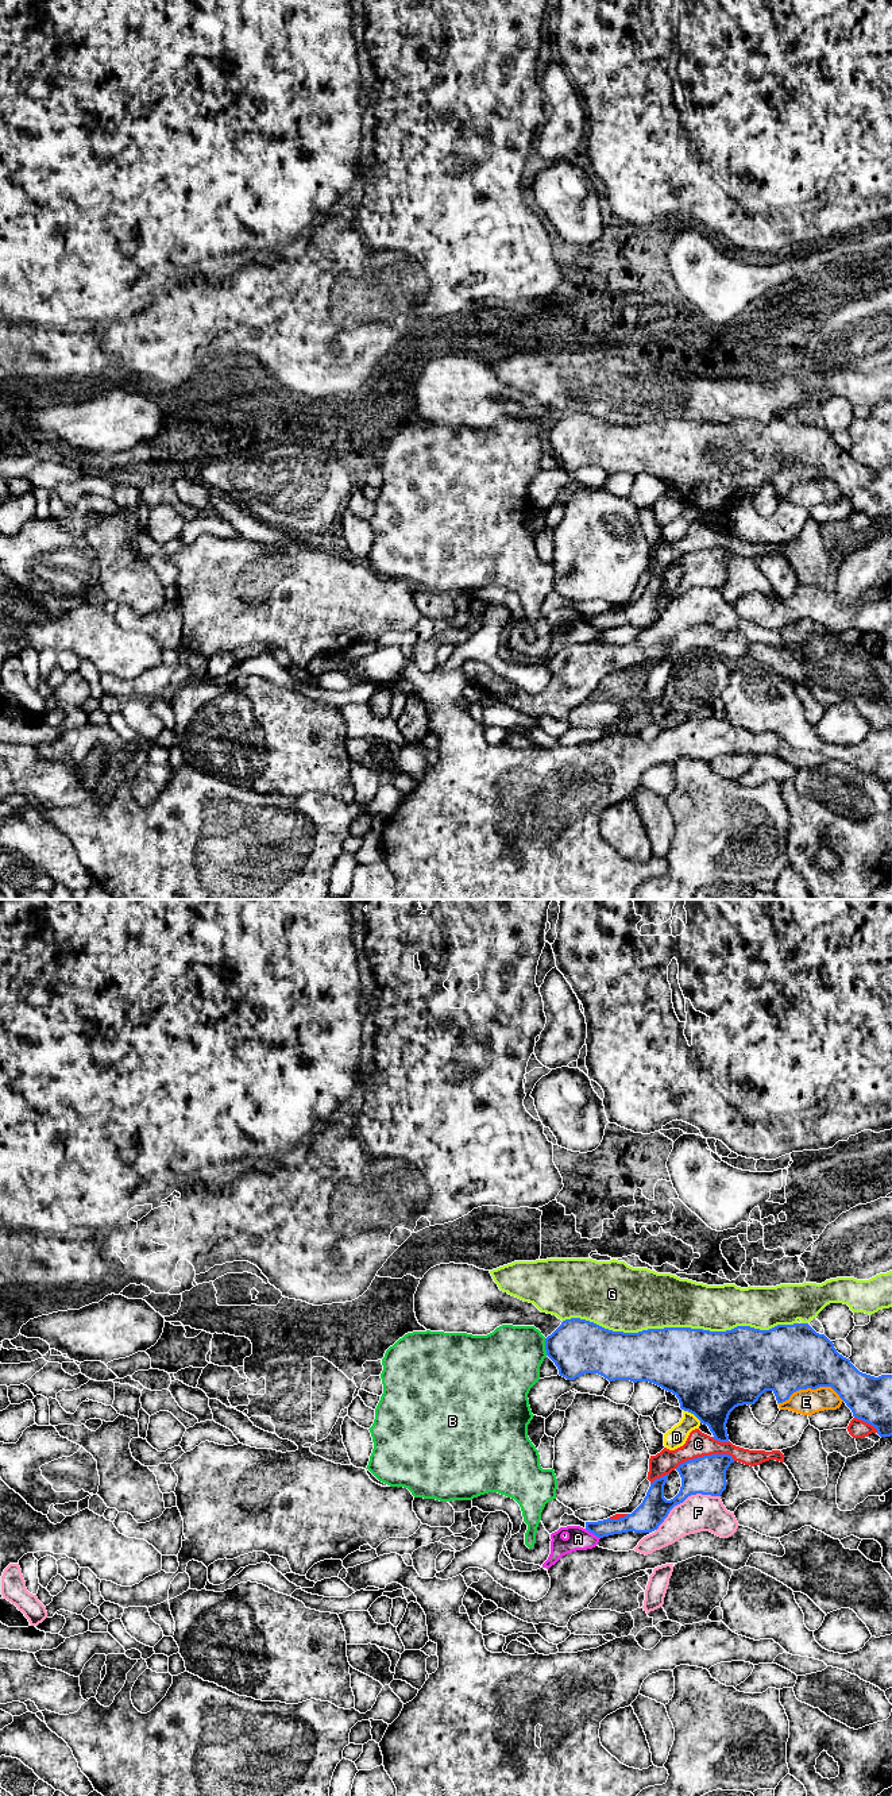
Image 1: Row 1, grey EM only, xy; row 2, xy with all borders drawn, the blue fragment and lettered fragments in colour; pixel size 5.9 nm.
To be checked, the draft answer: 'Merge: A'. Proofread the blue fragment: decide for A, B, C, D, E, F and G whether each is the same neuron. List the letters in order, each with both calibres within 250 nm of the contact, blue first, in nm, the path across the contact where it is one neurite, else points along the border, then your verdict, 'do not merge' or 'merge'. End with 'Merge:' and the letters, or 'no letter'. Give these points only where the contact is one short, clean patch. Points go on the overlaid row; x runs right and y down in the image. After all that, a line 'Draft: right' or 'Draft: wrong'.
A: calibres 110 and 140 nm; border xy (584, 1529), (599, 1538); do not merge
B: calibres 320 and 400 nm; do not merge
C: calibres 220 and 150 nm; do not merge
D: calibres 480 and 120 nm; do not merge
E: calibres 400 and 160 nm; do not merge
F: calibres 220 and 220 nm; do not merge
G: calibres 440 and 340 nm; do not merge
Merge: no letter
Draft: wrong

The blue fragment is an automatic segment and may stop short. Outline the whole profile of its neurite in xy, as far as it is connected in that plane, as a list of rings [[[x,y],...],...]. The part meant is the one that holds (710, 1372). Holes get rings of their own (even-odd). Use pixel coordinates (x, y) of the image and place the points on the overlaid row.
[[[571,1318],[545,1338],[547,1356],[555,1363],[559,1375],[575,1380],[584,1373],[598,1373],[609,1381],[649,1381],[672,1392],[680,1408],[694,1414],[707,1425],[713,1438],[730,1442],[726,1423],[730,1412],[744,1404],[754,1404],[765,1391],[772,1391],[777,1403],[783,1403],[799,1390],[831,1387],[852,1410],[853,1417],[872,1425],[880,1437],[892,1435],[892,1375],[879,1377],[860,1372],[849,1358],[834,1348],[825,1334],[816,1333],[808,1323],[777,1325],[769,1330],[737,1326],[726,1331],[710,1331],[691,1327],[648,1329],[623,1333],[605,1329],[594,1322]]]

